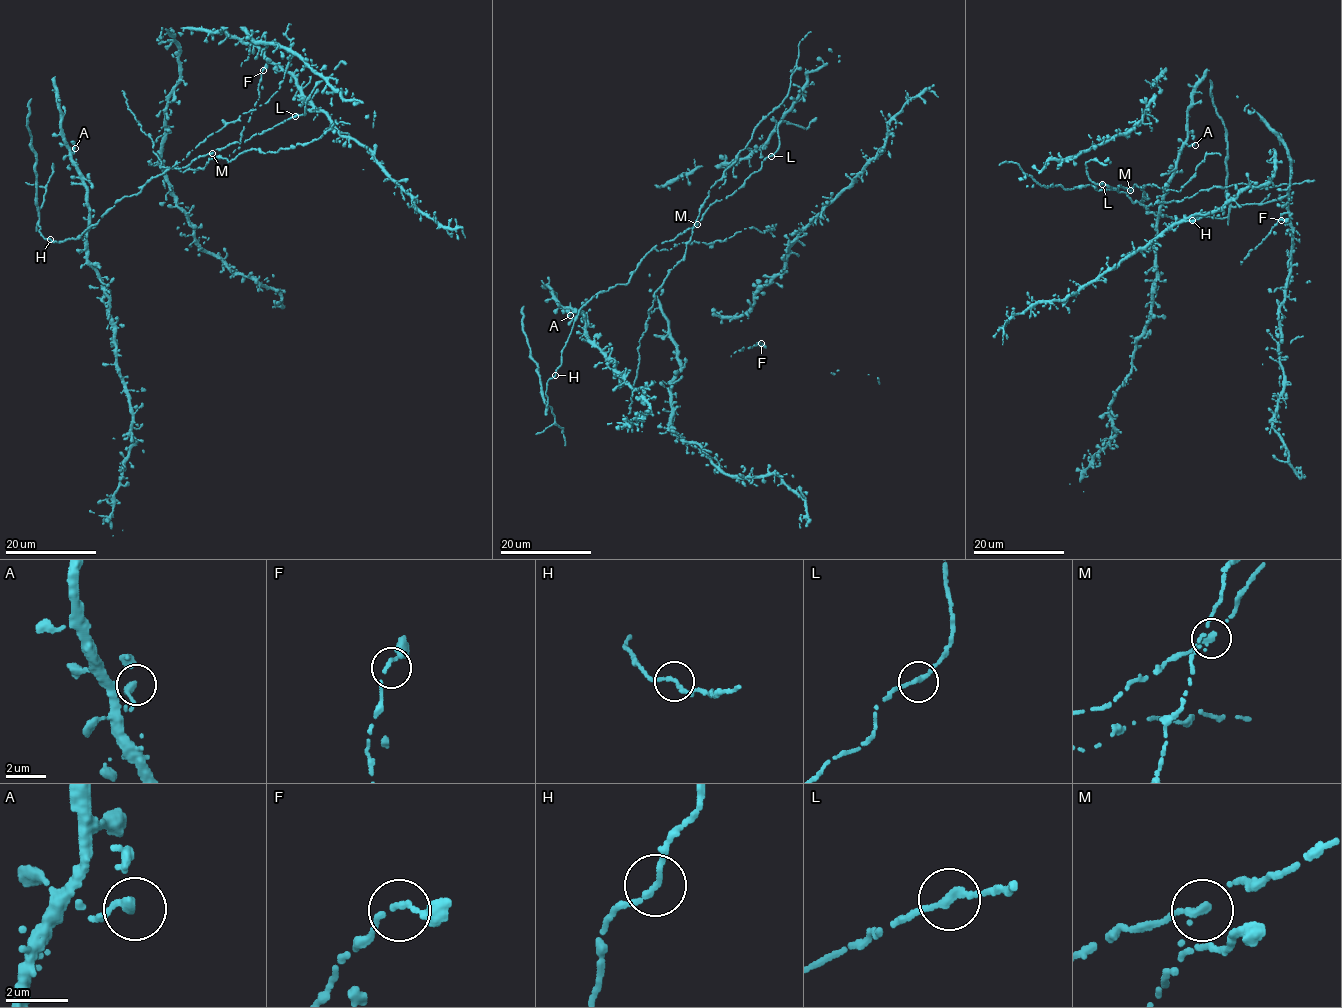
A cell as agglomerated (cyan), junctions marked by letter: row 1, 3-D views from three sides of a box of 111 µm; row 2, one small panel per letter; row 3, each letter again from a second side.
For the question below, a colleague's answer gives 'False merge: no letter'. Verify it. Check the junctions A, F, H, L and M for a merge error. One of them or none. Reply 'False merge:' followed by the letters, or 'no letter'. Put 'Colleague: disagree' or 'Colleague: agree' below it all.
False merge: M
Colleague: disagree

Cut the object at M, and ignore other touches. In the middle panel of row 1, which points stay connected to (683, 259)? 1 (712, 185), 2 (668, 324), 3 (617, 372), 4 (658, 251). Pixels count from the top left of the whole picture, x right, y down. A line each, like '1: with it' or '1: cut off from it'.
1: with it
2: cut off from it
3: cut off from it
4: cut off from it

